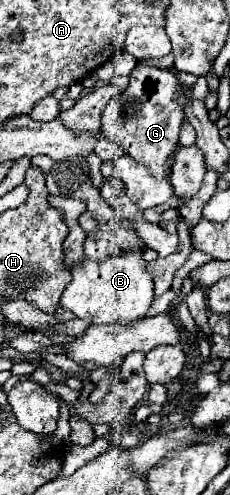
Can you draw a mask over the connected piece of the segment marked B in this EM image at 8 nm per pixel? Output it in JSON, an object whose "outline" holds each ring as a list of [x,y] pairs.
{"outline":[[[118,252],[116,256],[104,262],[82,260],[82,264],[72,272],[72,282],[66,286],[60,306],[70,310],[78,318],[86,318],[92,324],[122,324],[132,326],[146,316],[154,300],[154,282],[146,272],[146,262],[138,252],[126,254]]]}

